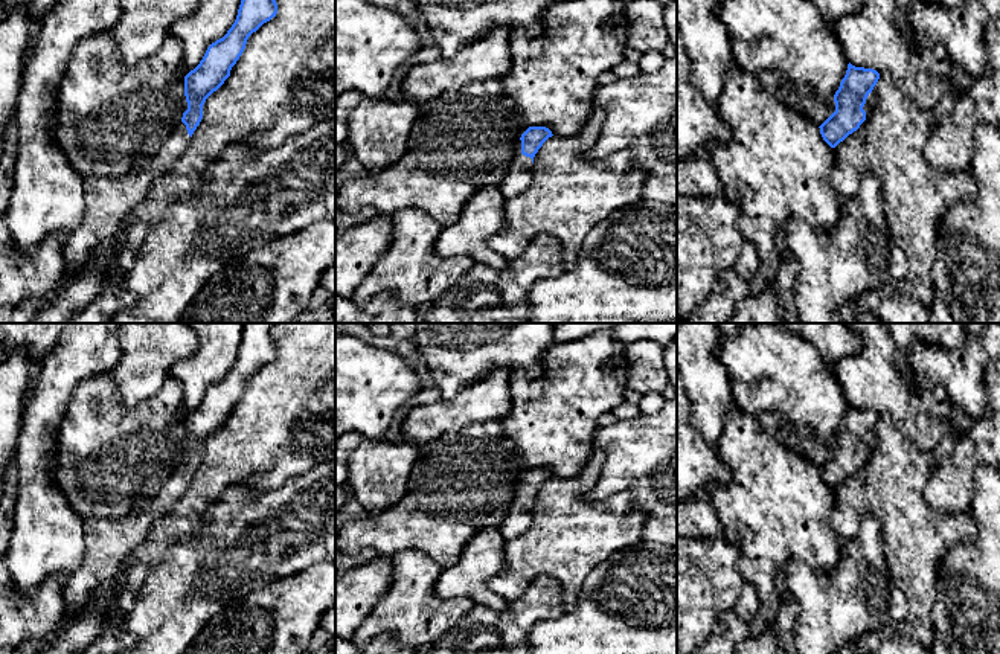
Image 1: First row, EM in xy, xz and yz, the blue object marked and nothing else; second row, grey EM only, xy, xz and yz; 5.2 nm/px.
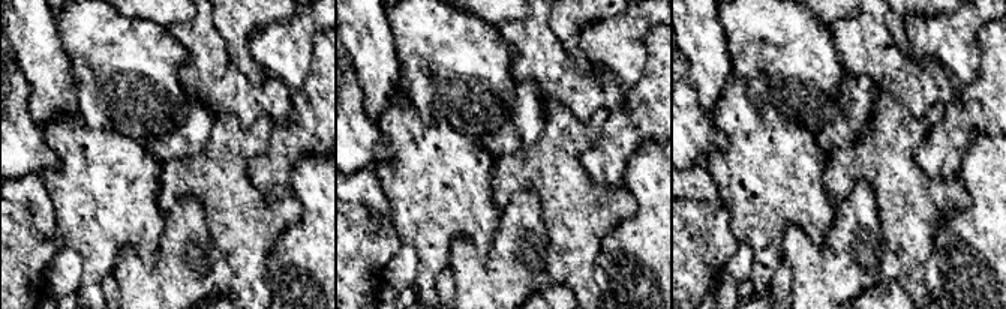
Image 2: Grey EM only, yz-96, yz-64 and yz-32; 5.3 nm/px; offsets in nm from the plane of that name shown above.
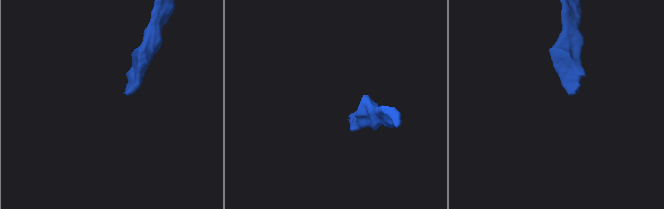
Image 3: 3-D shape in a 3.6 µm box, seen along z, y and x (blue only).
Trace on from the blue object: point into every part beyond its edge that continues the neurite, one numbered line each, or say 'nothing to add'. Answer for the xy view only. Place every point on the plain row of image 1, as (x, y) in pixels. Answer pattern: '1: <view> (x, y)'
1: xy (107, 540)

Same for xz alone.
1: xz (517, 520)

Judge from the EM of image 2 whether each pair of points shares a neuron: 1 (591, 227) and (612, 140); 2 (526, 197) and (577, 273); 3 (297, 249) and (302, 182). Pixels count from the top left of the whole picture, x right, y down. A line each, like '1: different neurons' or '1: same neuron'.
1: different neurons
2: different neurons
3: same neuron

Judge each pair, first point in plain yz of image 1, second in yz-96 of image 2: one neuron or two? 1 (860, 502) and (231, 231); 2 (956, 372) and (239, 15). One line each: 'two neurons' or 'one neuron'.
1: one neuron
2: two neurons

